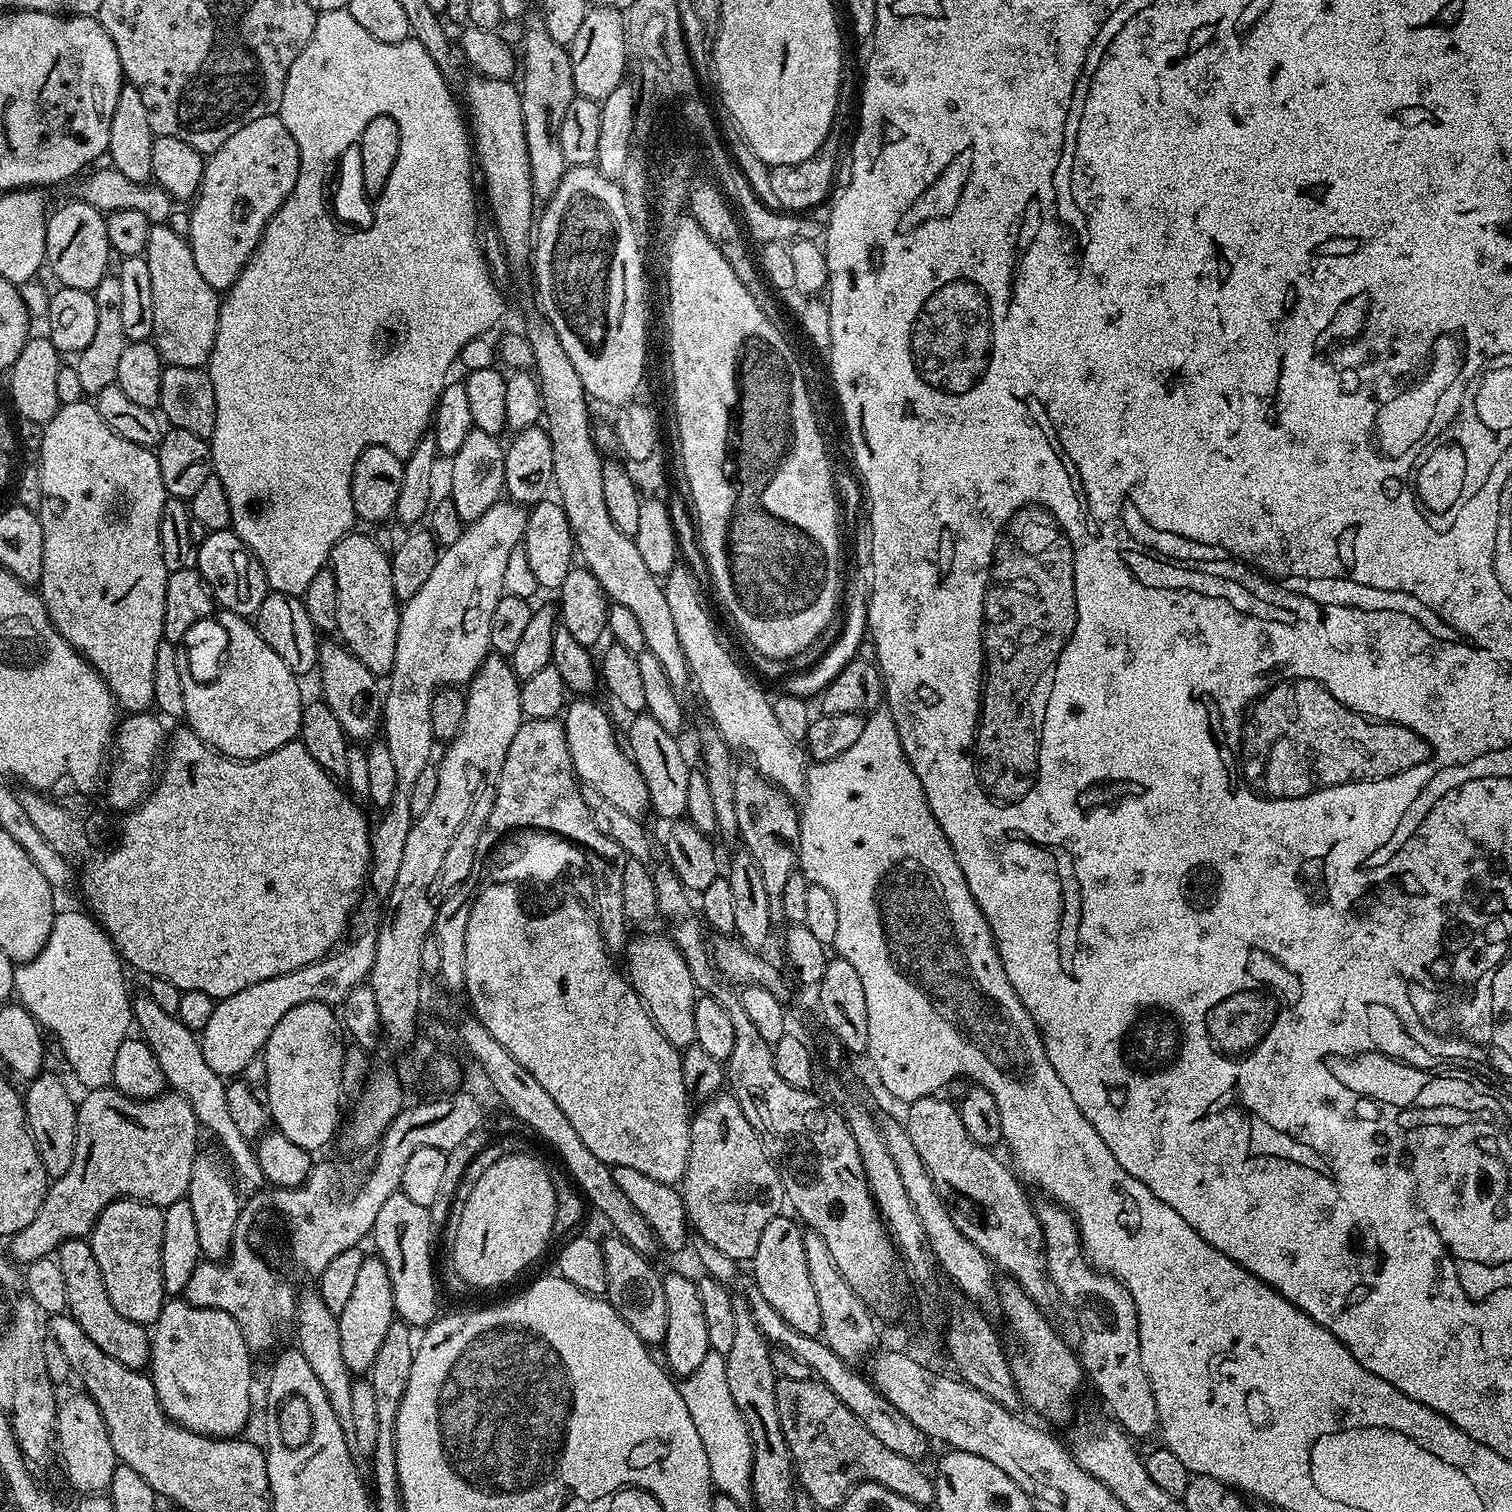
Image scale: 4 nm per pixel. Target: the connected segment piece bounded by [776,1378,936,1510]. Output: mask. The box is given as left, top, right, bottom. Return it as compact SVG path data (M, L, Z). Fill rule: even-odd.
M815 1378L777 1379L776 1405L778 1422L782 1426L784 1441L792 1456L794 1480L804 1487L809 1501L817 1509L835 1510L852 1489L869 1480L886 1486L921 1506L931 1505L936 1498L936 1486L931 1475L920 1469L915 1460L894 1454L890 1446L882 1446L855 1414L847 1408L824 1383Z

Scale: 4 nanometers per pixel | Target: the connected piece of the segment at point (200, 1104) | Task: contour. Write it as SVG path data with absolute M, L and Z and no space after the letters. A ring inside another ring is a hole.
M146 992L133 997L132 1014L137 1029L142 1030L141 1037L156 1053L167 1085L181 1096L187 1096L195 1112L197 1123L203 1129L204 1127L210 1129L229 1156L234 1159L234 1168L248 1188L247 1191L252 1192L263 1187L267 1180L262 1174L261 1167L258 1166L255 1151L230 1115L226 1099L227 1083L207 1065L206 1058L202 1056L199 1037L176 1016L168 1015L164 1010L159 1009Z

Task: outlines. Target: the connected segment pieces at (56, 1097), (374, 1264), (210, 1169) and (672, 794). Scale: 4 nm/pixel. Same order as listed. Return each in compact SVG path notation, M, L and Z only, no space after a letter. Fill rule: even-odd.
M45 1070L27 1085L28 1093L23 1093L24 1112L28 1116L28 1133L32 1135L38 1158L46 1170L49 1181L62 1178L74 1162L74 1142L76 1141L76 1106L68 1088L51 1070Z
M365 1255L356 1284L353 1287L352 1296L338 1317L342 1358L350 1373L367 1373L371 1369L374 1358L378 1358L378 1349L382 1346L382 1338L386 1338L386 1330L393 1324L395 1316L394 1290L390 1282L390 1274L379 1256Z
M197 1153L194 1166L191 1167L190 1186L186 1198L190 1202L194 1223L197 1225L201 1255L207 1260L221 1263L227 1259L232 1248L242 1202L223 1164L214 1155Z
M636 714L629 720L632 721L628 724L626 748L646 782L651 811L656 811L664 822L683 817L686 813L686 782L690 765L684 761L684 752L679 744L681 741L672 736L660 723L654 722L650 715Z

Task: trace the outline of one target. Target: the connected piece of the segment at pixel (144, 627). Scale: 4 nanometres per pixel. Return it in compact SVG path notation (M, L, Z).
M87 399L73 404L61 404L60 409L48 424L43 425L44 437L38 441L40 449L40 477L42 478L42 502L38 509L44 549L42 550L42 574L38 581L40 599L44 601L48 617L52 625L74 646L76 651L91 664L93 670L106 682L117 705L125 713L146 712L154 704L154 658L158 658L158 646L164 639L164 615L166 614L166 582L168 581L168 567L162 556L160 545L160 519L164 509L164 501L169 494L164 488L162 472L159 469L159 458L151 448L143 448L134 442L122 438L98 414L95 403Z

